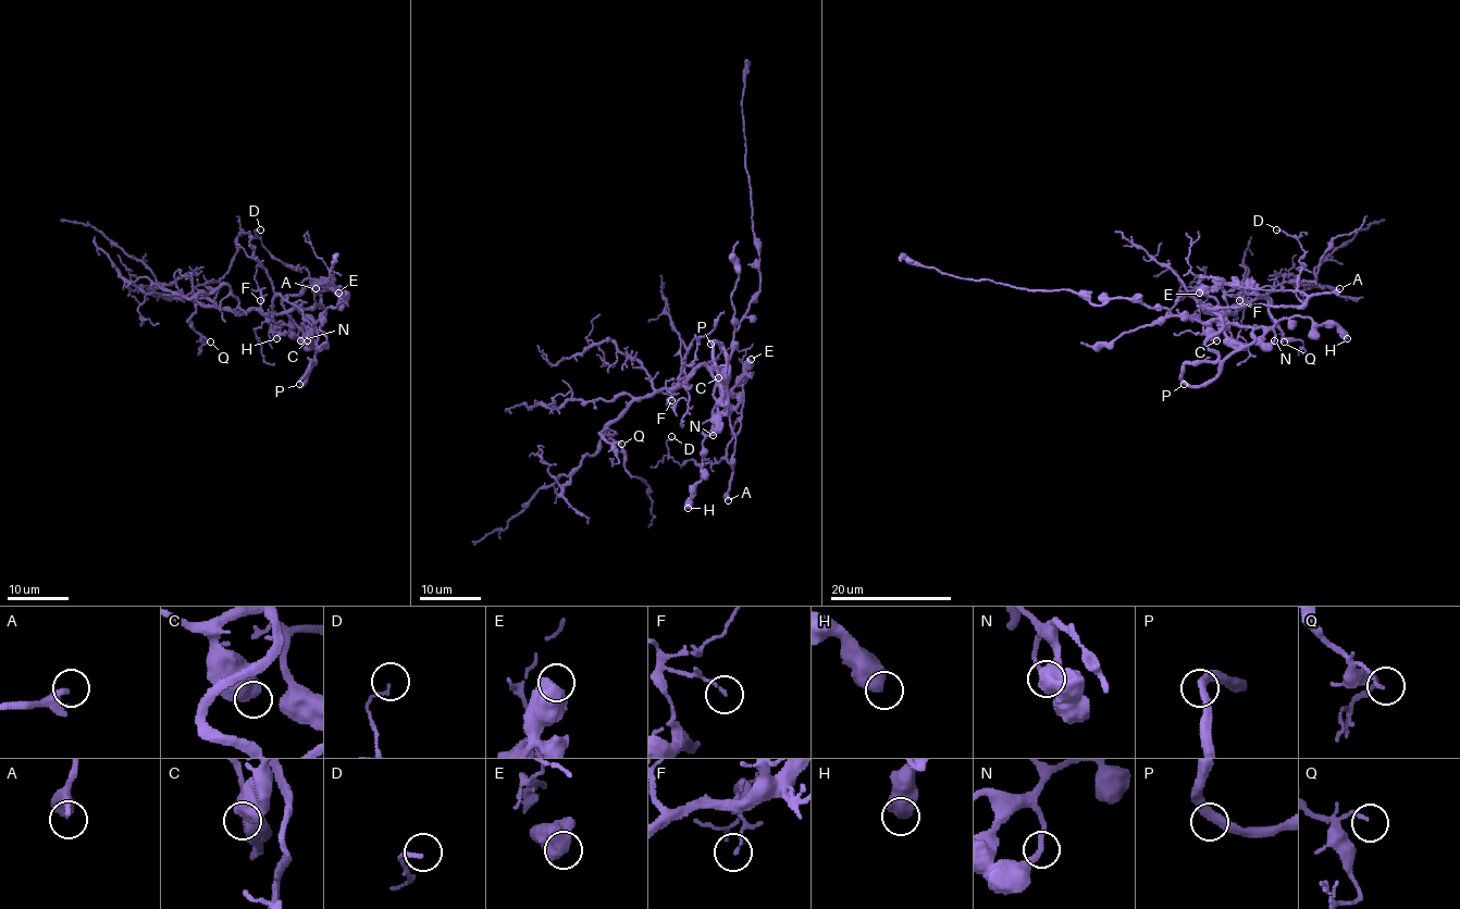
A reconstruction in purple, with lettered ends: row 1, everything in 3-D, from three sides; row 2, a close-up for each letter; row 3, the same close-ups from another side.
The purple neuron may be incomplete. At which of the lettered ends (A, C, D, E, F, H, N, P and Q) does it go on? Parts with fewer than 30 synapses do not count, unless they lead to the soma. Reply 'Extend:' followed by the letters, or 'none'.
Extend: A

